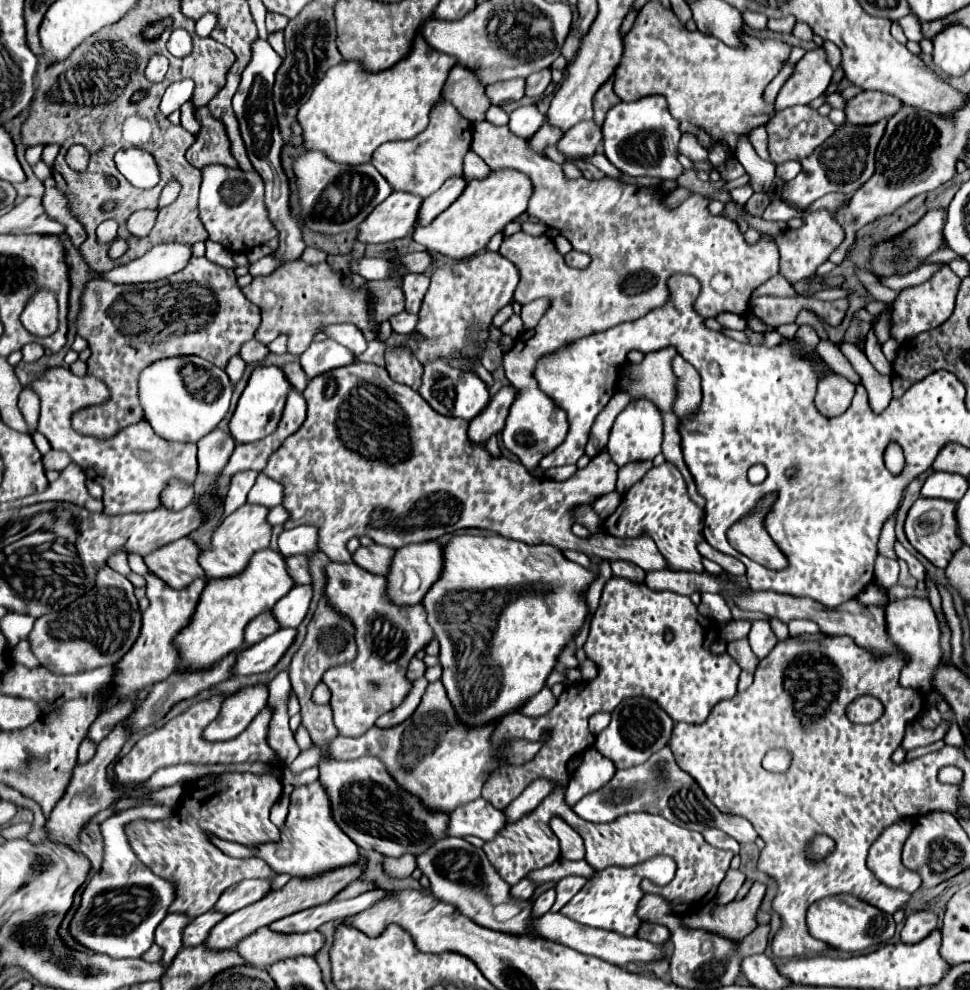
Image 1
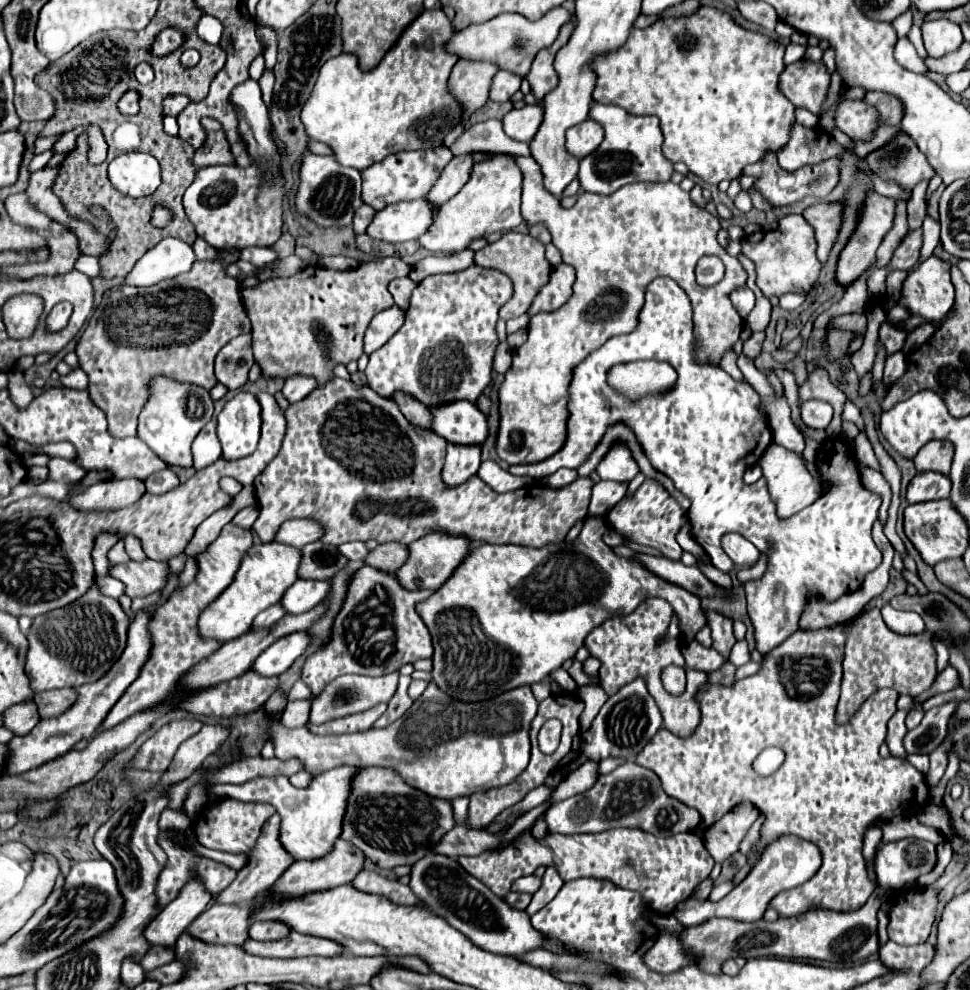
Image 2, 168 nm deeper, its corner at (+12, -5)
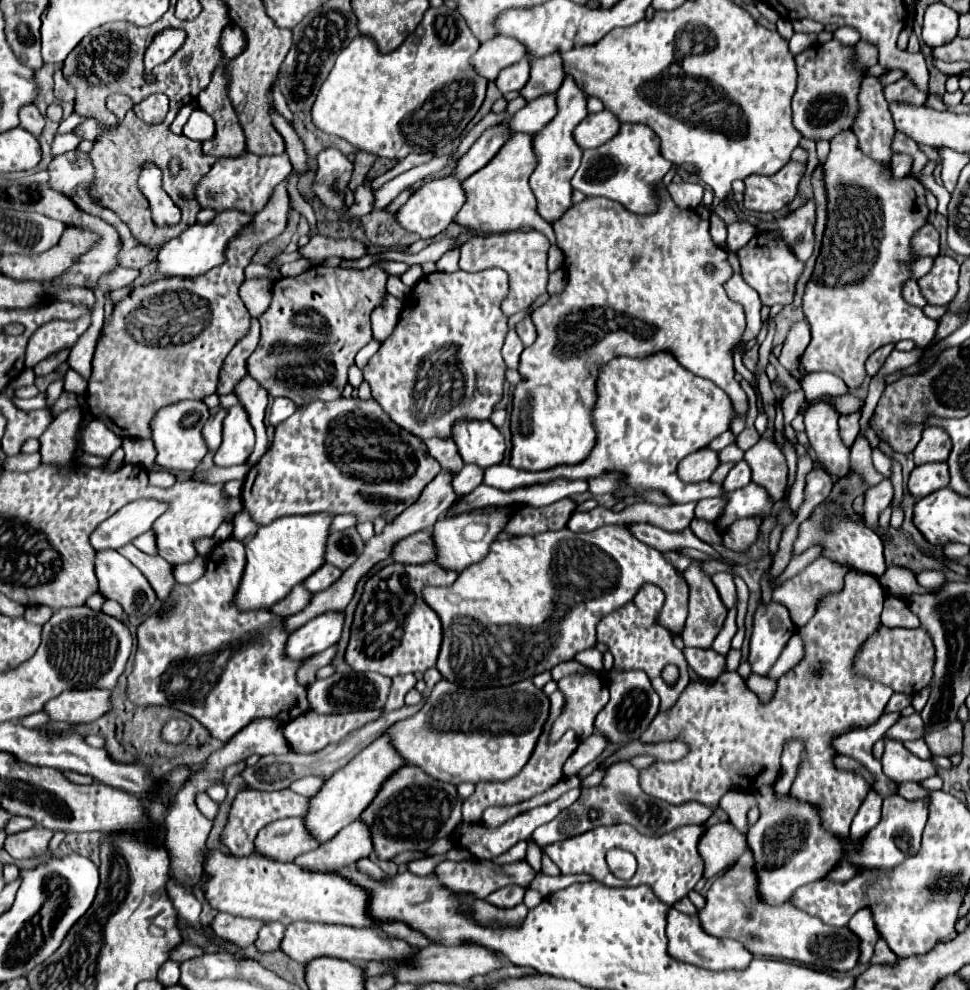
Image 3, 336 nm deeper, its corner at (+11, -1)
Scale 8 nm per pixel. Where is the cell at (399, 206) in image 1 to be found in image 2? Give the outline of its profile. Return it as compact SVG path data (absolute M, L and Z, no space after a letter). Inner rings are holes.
M418 198L410 202L396 202L376 212L368 226L368 234L386 242L416 240L434 224L434 216L436 206L430 200Z

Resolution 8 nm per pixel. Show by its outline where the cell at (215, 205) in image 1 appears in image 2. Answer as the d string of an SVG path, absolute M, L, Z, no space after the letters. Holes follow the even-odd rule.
M236 164L200 168L196 180L184 194L184 210L188 220L196 226L196 234L214 248L242 250L248 246L272 246L282 236L284 184L282 172L278 174L278 182L266 184L260 164L248 168Z

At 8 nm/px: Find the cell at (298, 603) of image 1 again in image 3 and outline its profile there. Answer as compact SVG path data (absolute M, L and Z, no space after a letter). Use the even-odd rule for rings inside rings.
M323 564L317 572L313 572L313 576L309 576L309 580L305 580L303 588L311 594L317 594L325 588L329 588L337 578L341 576L341 570L335 568L335 566L329 566L329 564Z

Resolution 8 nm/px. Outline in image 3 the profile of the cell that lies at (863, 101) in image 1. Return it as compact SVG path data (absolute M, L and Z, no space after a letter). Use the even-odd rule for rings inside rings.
M897 80L889 86L883 88L885 92L885 100L887 102L905 102L905 104L913 104L913 106L923 106L927 100L927 94L917 90L909 80Z

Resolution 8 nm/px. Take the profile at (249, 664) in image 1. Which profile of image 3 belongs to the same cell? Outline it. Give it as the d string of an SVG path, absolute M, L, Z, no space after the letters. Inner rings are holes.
M325 612L315 616L289 636L285 656L291 660L305 660L313 654L319 654L339 640L341 628L343 612Z

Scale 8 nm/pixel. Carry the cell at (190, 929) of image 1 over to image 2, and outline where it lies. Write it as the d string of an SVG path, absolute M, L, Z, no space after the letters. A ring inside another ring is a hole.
M216 904L210 910L196 916L188 926L188 932L210 944L236 944L242 946L248 936L248 904Z

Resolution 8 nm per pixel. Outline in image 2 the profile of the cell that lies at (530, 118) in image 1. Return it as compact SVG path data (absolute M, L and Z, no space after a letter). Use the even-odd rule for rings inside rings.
M532 104L520 110L510 110L502 120L504 132L514 140L530 142L534 134L538 132L538 126L542 124L542 116L544 116L542 104Z

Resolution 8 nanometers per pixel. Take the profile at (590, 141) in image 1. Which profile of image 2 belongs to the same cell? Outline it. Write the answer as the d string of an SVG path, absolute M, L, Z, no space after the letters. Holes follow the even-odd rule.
M592 118L584 120L578 126L572 126L566 132L566 148L576 158L584 158L590 152L594 152L600 146L602 140L604 140L604 128L596 120L592 120Z

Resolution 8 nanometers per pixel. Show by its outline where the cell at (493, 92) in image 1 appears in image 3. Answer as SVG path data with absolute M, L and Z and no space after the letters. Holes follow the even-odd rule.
M519 60L517 64L511 64L507 68L503 68L495 80L497 88L507 94L513 90L521 90L525 86L525 82L529 80L529 60Z

